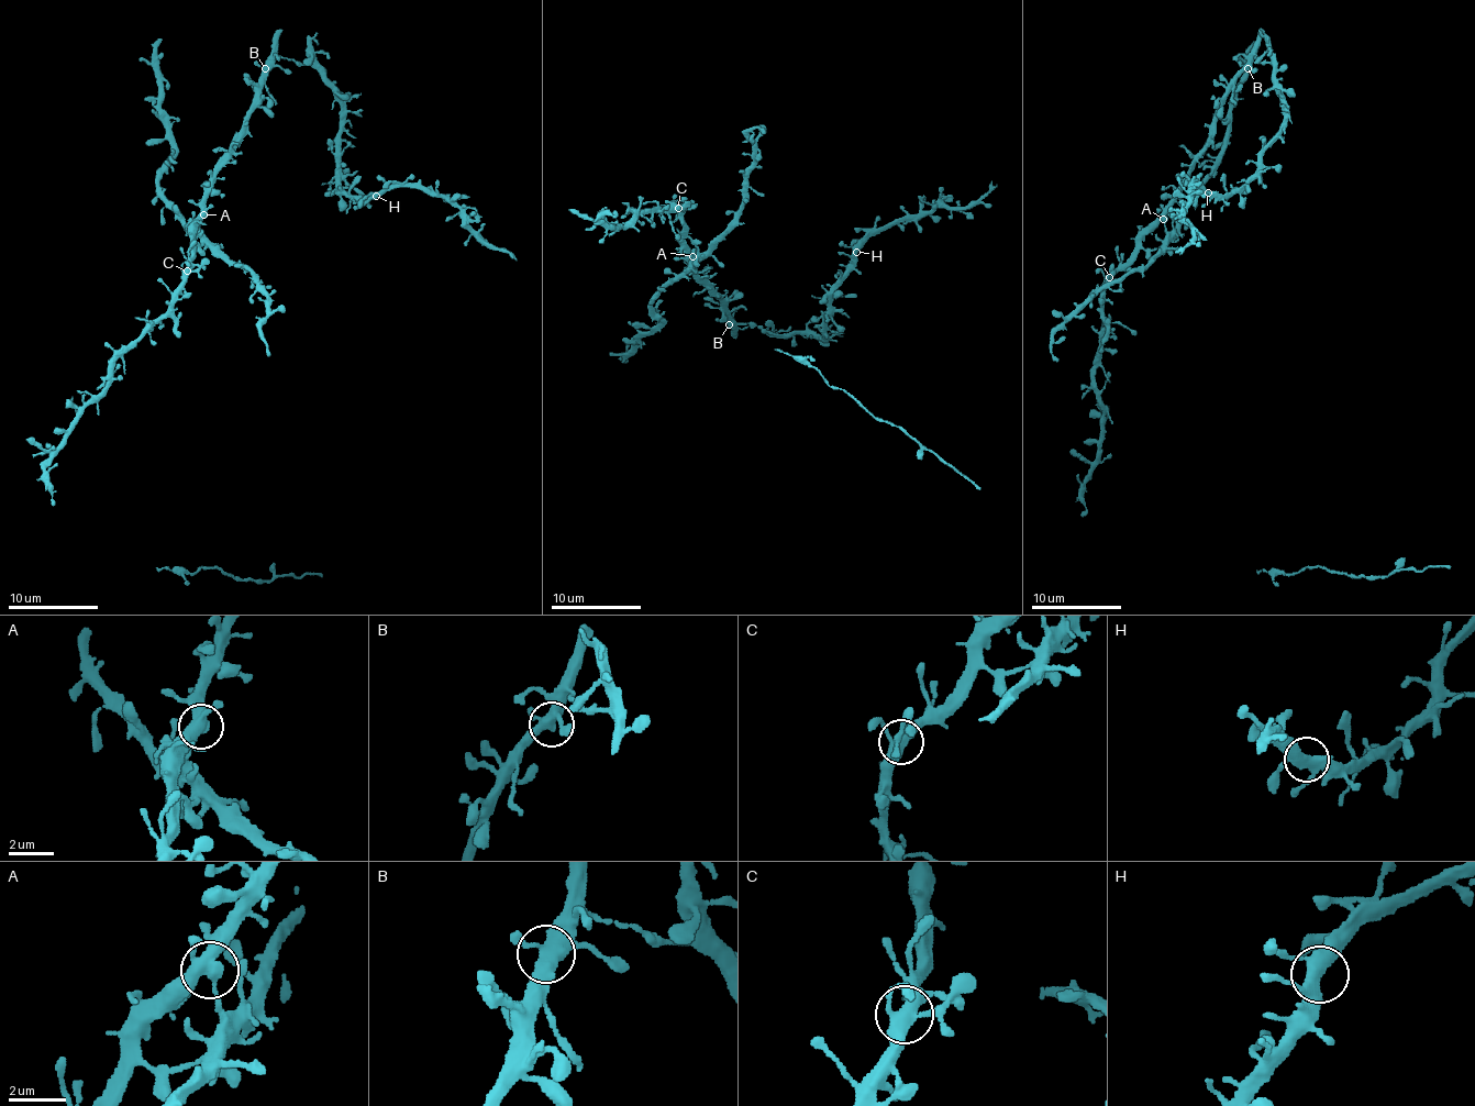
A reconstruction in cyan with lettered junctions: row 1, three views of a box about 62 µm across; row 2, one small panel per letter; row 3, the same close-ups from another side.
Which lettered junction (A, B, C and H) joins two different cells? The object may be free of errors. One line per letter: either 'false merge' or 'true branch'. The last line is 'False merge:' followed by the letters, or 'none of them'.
A: true branch
B: true branch
C: true branch
H: true branch
False merge: none of them

